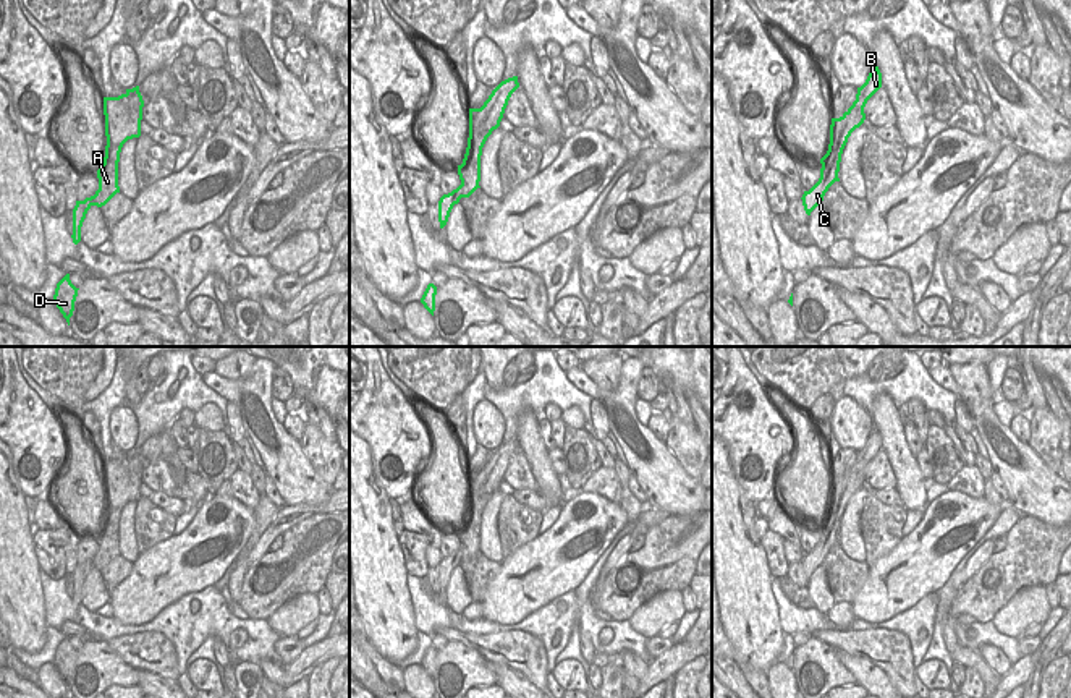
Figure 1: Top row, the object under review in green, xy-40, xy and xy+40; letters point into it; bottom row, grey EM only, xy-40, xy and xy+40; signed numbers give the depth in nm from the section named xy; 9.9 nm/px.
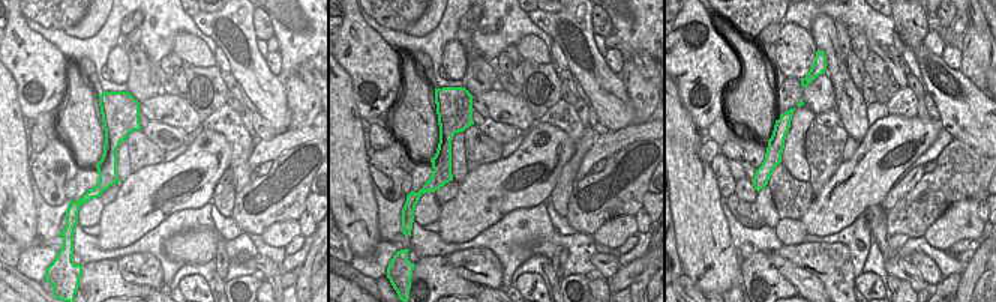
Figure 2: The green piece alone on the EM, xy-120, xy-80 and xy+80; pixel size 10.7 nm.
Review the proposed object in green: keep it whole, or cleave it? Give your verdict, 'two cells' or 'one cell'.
two cells

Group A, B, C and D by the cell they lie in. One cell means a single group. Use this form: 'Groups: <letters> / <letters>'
Groups: A / B C D

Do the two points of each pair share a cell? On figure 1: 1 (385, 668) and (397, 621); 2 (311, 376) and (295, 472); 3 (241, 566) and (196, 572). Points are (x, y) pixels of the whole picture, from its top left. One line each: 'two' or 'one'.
1: two
2: two
3: two

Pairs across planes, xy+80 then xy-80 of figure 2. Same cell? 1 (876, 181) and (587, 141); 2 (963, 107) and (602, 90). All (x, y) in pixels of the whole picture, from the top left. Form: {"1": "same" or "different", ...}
{"1": "different", "2": "same"}

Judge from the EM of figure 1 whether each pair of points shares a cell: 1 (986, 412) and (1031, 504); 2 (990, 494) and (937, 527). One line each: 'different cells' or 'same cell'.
1: same cell
2: different cells

